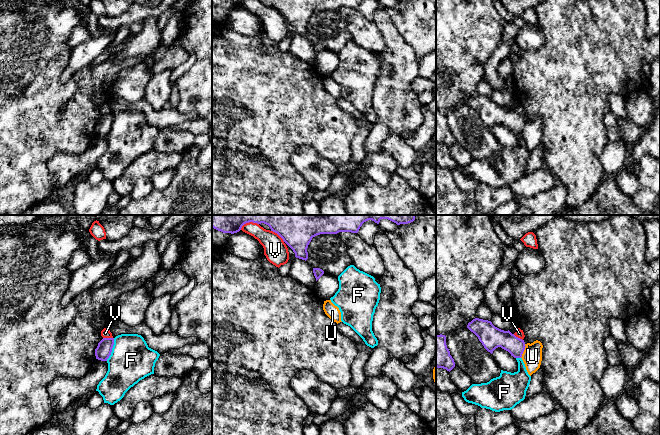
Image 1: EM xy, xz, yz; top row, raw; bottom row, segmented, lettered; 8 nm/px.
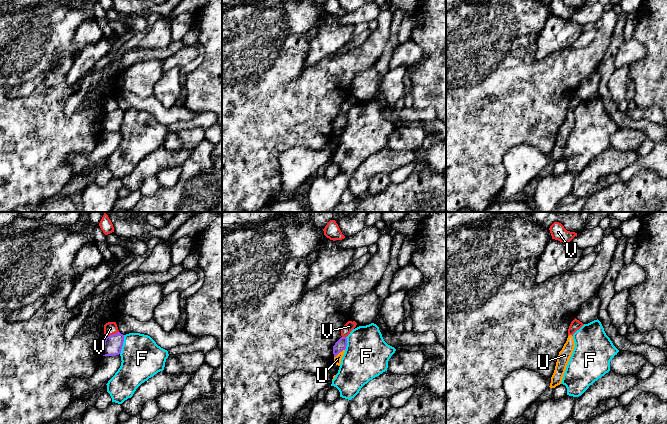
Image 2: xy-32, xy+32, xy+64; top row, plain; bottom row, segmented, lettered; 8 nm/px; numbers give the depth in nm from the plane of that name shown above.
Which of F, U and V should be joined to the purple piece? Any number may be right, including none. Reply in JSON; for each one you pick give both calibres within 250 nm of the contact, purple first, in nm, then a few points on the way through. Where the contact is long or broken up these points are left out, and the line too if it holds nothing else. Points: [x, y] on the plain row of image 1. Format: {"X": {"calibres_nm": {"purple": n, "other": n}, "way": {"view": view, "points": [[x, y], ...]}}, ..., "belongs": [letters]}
{"belongs": []}

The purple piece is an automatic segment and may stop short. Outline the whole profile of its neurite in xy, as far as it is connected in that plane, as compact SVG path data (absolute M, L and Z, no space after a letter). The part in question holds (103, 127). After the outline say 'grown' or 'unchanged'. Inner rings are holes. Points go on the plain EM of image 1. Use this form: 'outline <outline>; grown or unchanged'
outline M103 114L95 125L96 135L101 137L107 137L111 131L114 121L114 114Z; unchanged

